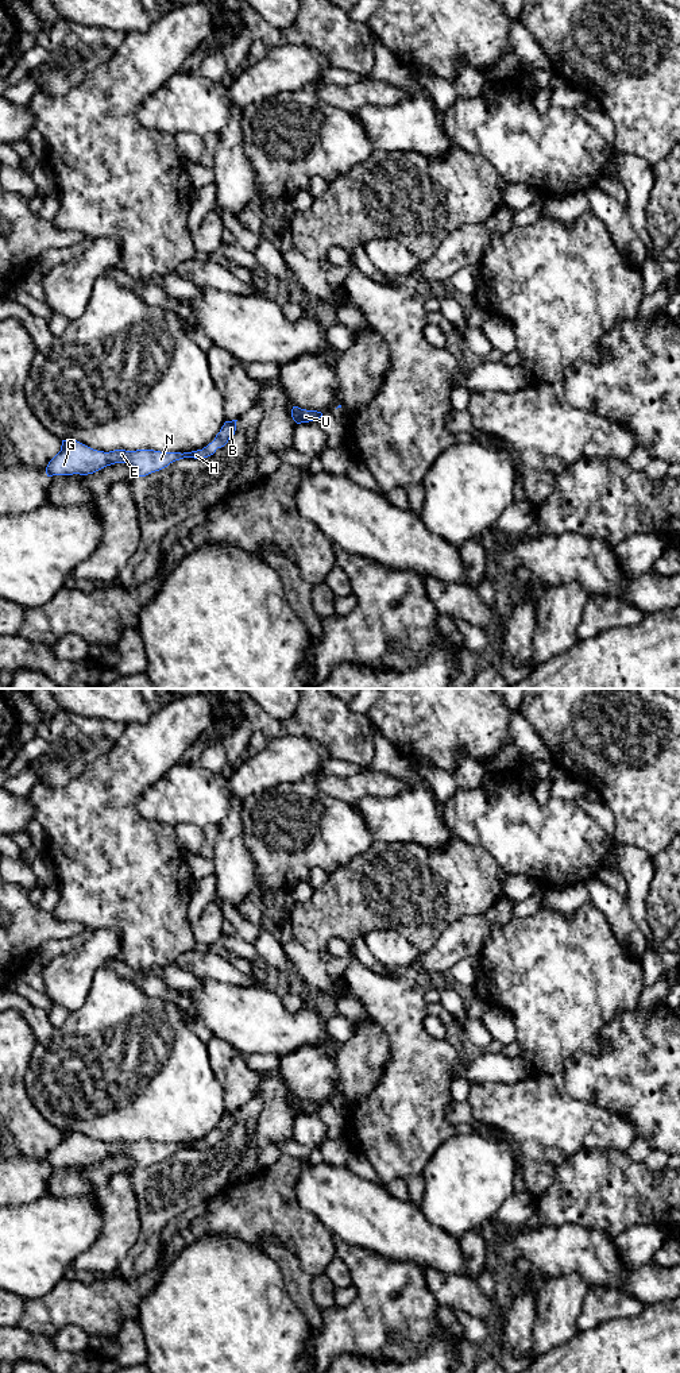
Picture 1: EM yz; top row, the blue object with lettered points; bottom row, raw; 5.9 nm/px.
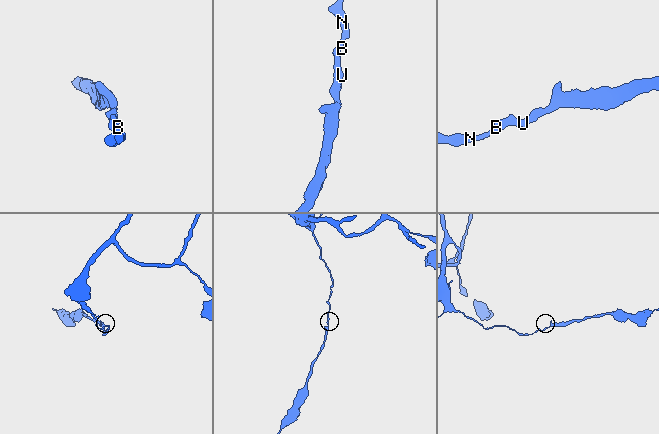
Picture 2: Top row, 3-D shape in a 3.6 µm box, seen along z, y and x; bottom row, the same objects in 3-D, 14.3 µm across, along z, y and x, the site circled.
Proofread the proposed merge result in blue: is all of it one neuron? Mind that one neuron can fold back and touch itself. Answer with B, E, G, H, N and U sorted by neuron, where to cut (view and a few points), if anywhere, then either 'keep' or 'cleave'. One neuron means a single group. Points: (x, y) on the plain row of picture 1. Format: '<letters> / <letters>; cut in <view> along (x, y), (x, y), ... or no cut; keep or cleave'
B E G H N U; no cut; keep

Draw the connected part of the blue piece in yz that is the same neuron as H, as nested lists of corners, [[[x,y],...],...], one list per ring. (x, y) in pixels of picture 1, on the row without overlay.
[[[225,1112],[215,1131],[202,1141],[183,1145],[154,1141],[115,1141],[104,1143],[93,1141],[77,1131],[62,1131],[61,1142],[49,1153],[46,1165],[47,1168],[88,1166],[115,1154],[127,1154],[135,1161],[136,1168],[146,1168],[183,1149],[204,1150],[213,1146],[217,1139],[224,1138],[229,1129],[235,1126],[236,1112]]]

